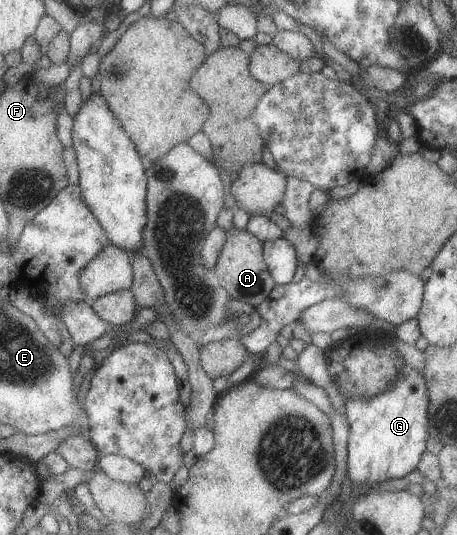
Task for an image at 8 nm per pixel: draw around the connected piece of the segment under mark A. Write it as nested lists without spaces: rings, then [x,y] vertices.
[[[230,228],[227,231],[224,248],[217,258],[214,271],[222,288],[228,292],[231,299],[246,302],[254,308],[270,294],[270,290],[275,285],[266,264],[264,264],[262,243],[246,230]]]

